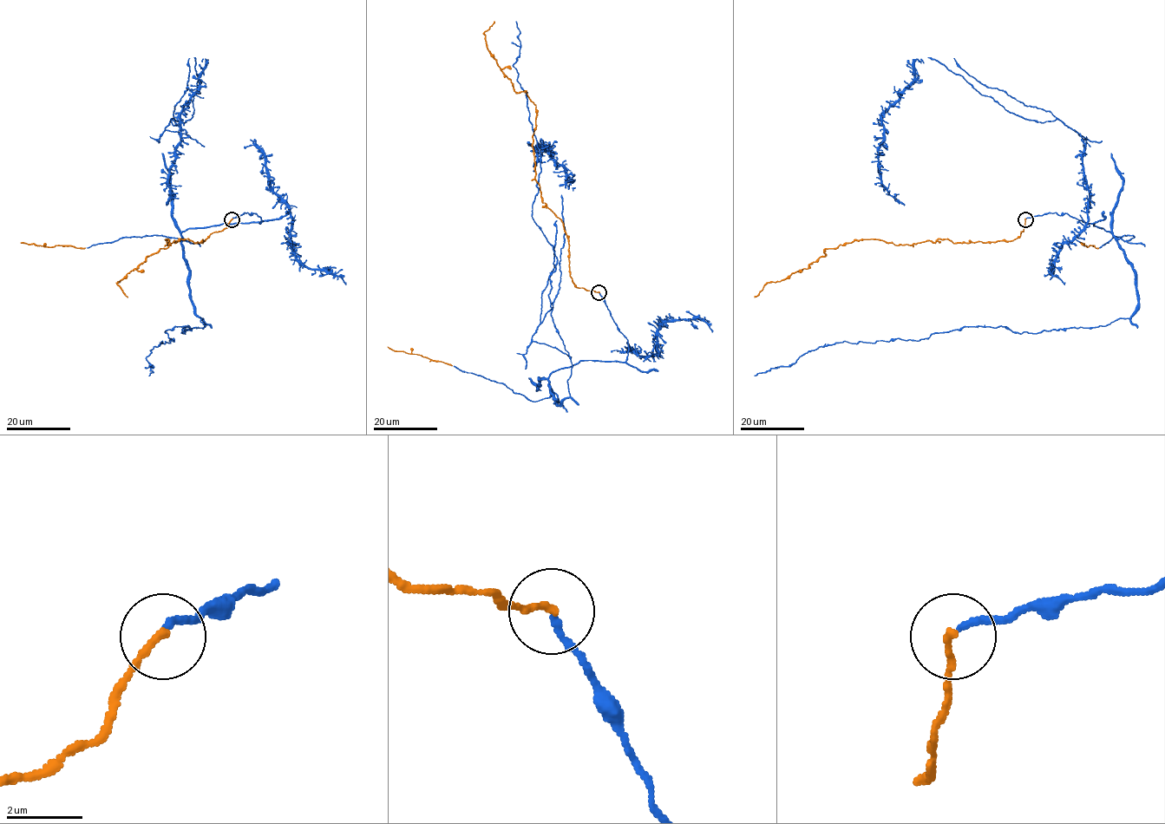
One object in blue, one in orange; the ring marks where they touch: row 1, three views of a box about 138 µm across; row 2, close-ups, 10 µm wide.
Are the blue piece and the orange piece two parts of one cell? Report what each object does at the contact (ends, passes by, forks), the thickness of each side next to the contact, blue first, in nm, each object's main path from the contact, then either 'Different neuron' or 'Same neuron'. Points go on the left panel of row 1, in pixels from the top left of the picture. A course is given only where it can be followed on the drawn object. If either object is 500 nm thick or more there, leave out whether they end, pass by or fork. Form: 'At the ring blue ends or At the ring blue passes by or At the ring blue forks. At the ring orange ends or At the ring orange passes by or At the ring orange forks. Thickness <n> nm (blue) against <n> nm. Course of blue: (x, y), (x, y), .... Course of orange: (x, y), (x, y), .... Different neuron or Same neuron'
At the ring blue ends. At the ring orange ends. Thickness 160 nm (blue) against 200 nm. Course of blue: (232, 219), (256, 213), (260, 223), (181, 233), (205, 327), (166, 330), (174, 341), (150, 350), (148, 376). Course of orange: (232, 219), (199, 243), (179, 238), (167, 245), (166, 238), (166, 248), (117, 284), (127, 297). Same neuron

